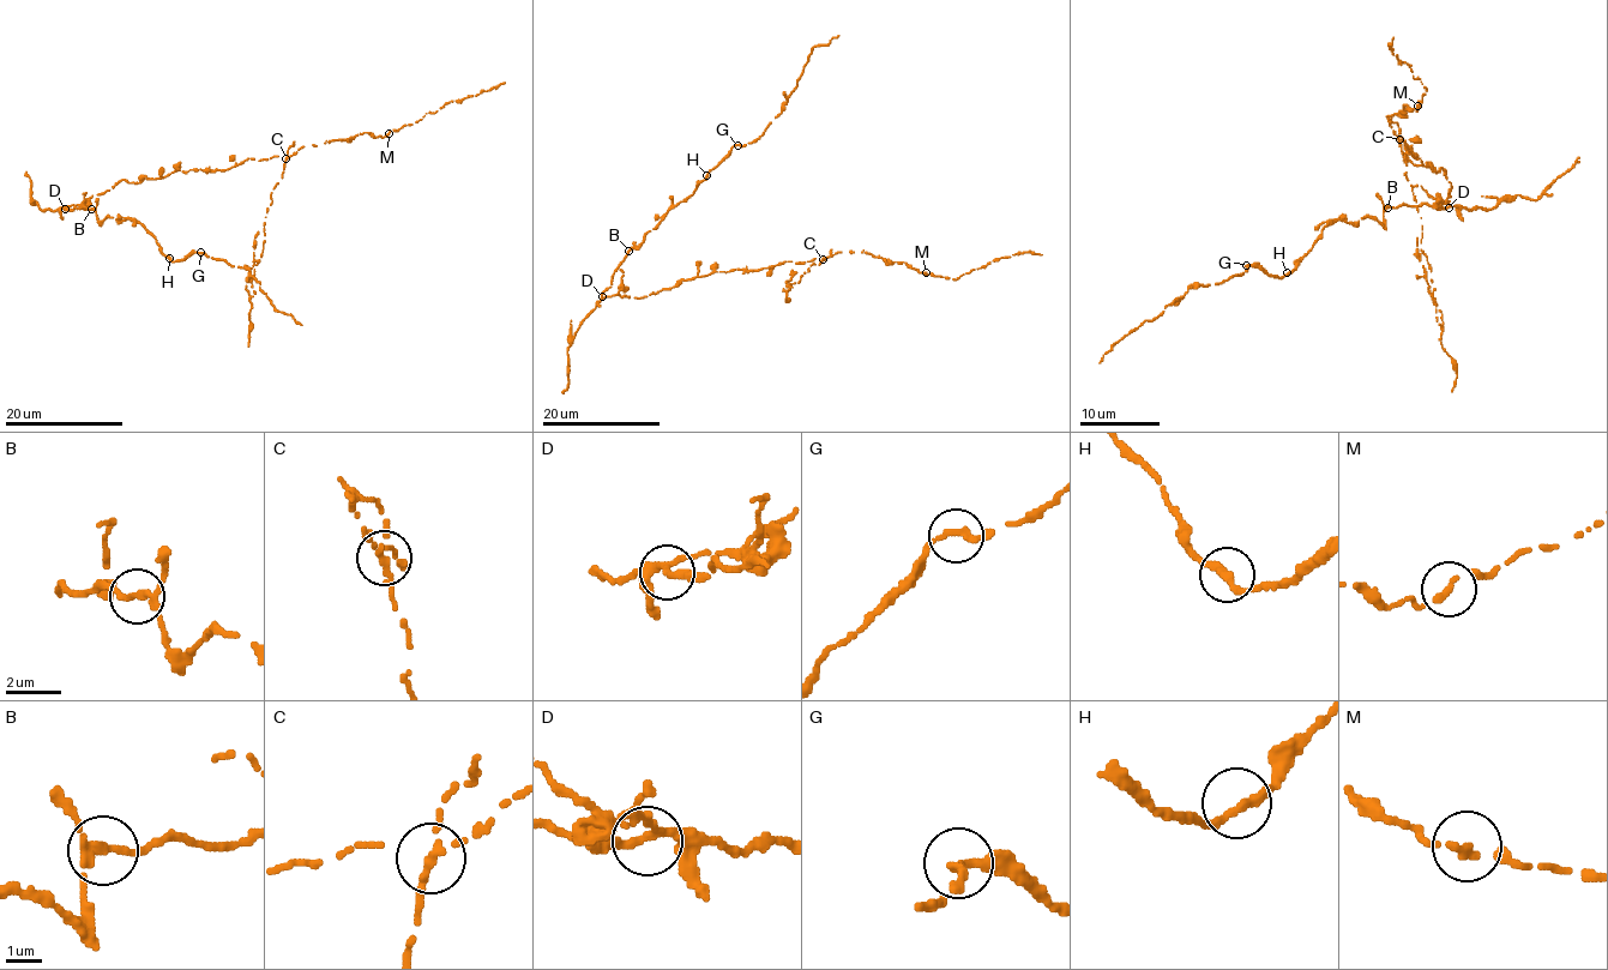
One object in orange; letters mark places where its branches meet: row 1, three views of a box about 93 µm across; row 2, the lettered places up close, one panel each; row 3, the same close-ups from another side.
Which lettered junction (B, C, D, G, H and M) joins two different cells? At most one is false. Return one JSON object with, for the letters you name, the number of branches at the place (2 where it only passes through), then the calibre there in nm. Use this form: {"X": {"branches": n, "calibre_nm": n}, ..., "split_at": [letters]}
{"C": {"branches": 3, "calibre_nm": 200}, "split_at": ["C"]}

